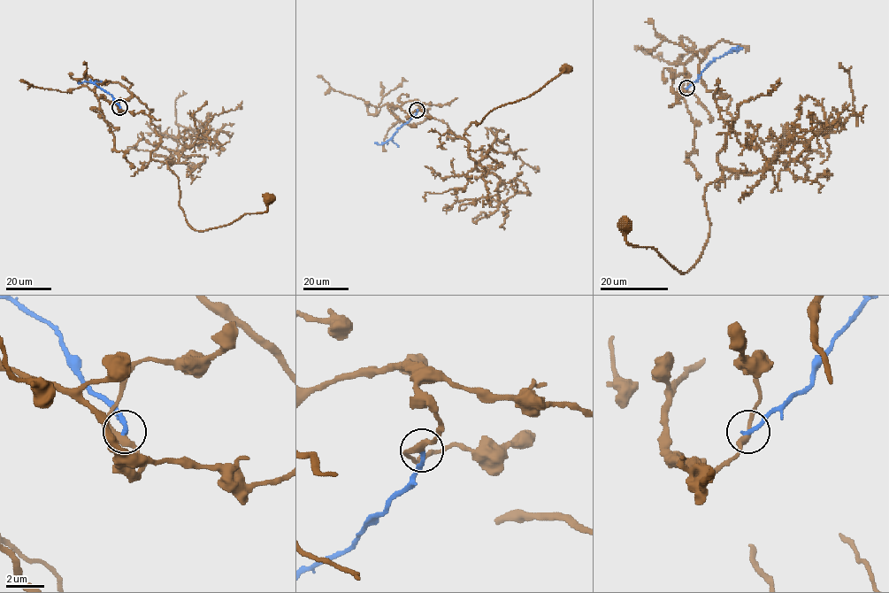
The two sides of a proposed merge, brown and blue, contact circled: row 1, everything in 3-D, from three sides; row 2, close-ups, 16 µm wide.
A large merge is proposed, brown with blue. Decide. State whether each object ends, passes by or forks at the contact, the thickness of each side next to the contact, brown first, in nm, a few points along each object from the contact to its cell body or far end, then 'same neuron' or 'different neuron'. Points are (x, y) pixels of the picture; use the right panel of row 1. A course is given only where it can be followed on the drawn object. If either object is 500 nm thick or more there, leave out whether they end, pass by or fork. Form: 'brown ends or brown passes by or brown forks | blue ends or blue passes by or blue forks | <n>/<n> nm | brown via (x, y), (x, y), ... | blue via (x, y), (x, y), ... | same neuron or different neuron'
brown passes by | blue ends | 320/240 nm | brown via (687, 88), (672, 81), (708, 50), (699, 73), (732, 126), (699, 260), (681, 273), (626, 222) | blue via (687, 88), (715, 58), (738, 49), (736, 51) | different neuron

